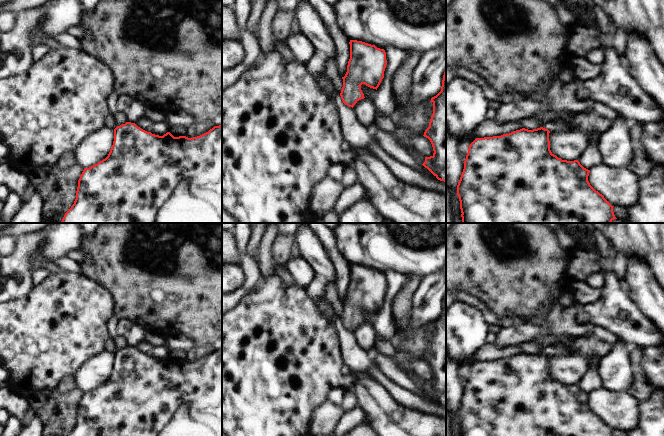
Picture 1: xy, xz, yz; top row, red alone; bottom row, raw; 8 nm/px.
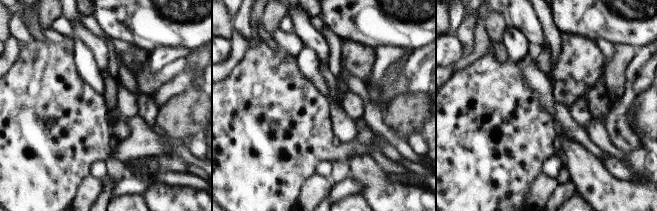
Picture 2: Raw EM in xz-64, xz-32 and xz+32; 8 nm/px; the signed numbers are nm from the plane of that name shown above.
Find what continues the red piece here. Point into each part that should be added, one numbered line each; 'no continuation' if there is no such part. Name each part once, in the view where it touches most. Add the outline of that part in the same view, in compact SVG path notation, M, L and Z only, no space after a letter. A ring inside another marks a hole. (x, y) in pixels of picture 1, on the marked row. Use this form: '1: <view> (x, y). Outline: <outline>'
no continuation

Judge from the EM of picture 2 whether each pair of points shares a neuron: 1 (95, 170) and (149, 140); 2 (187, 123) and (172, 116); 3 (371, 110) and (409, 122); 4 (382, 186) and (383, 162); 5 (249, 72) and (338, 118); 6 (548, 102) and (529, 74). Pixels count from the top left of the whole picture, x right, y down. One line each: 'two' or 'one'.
1: two
2: one
3: two
4: two
5: two
6: one

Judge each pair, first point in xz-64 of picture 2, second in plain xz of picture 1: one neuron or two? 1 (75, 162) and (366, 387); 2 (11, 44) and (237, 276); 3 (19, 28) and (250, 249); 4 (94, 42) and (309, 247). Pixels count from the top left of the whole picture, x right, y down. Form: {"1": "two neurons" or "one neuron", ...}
{"1": "two neurons", "2": "two neurons", "3": "one neuron", "4": "one neuron"}

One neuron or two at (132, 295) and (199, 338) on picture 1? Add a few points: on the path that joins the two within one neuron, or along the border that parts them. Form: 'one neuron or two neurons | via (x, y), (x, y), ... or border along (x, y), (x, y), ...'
one neuron | via (149, 306), (161, 314), (176, 314), (183, 321)

